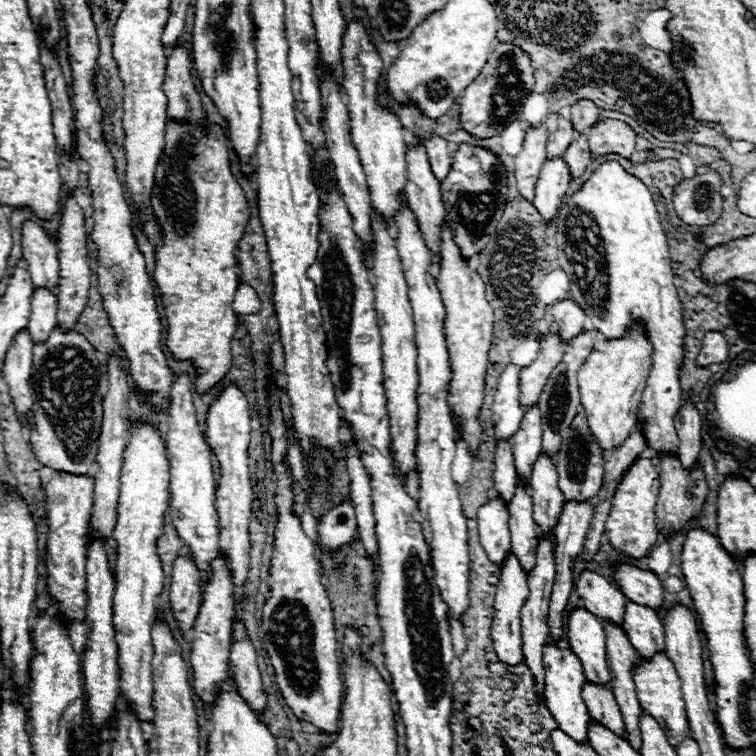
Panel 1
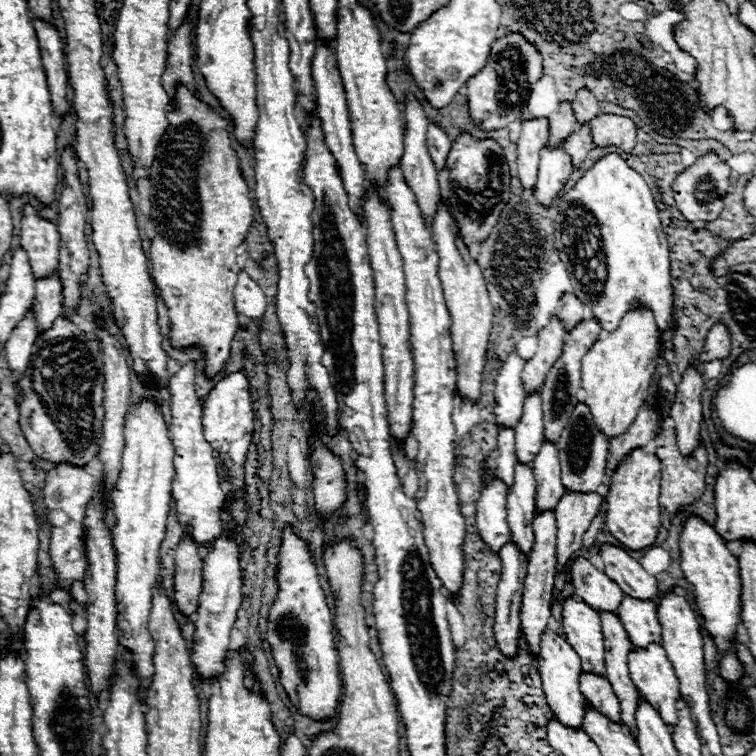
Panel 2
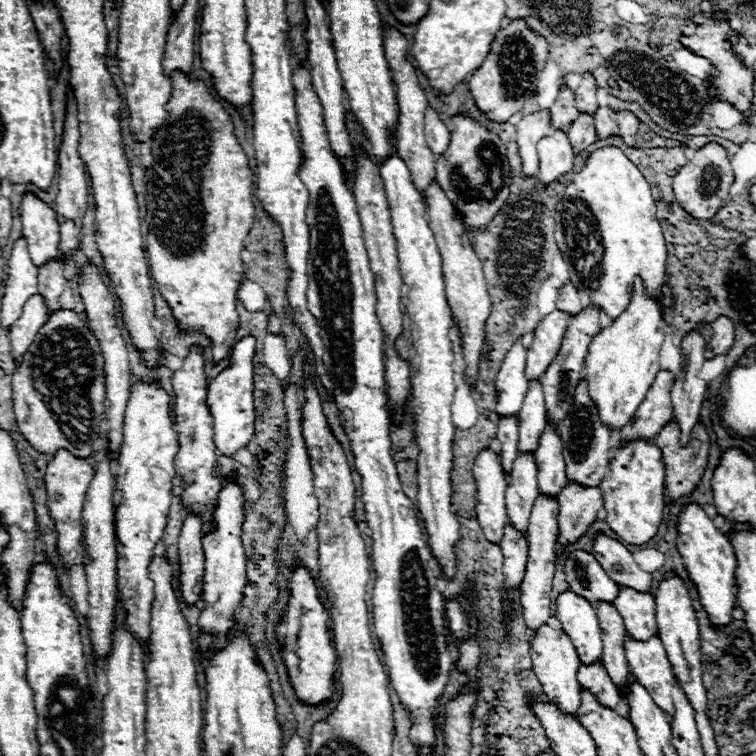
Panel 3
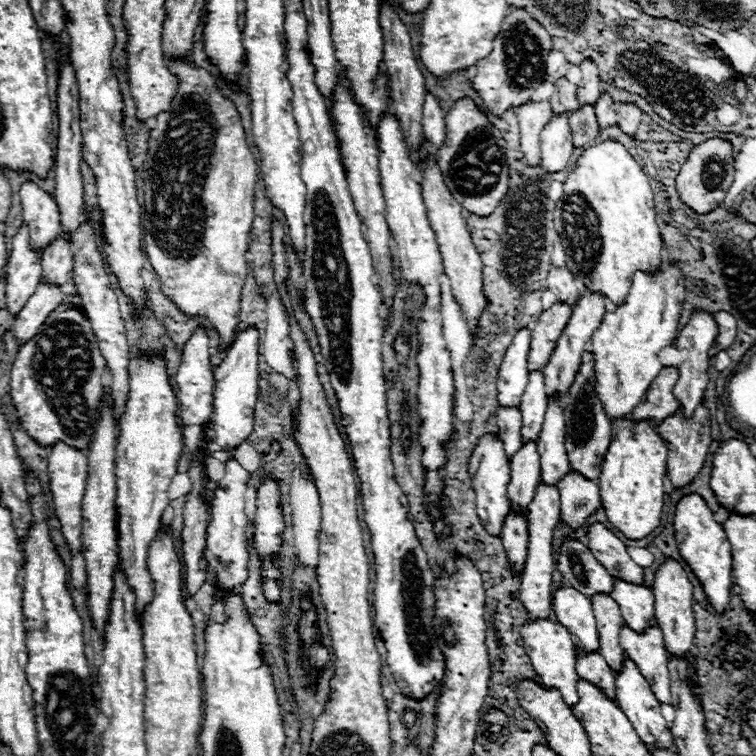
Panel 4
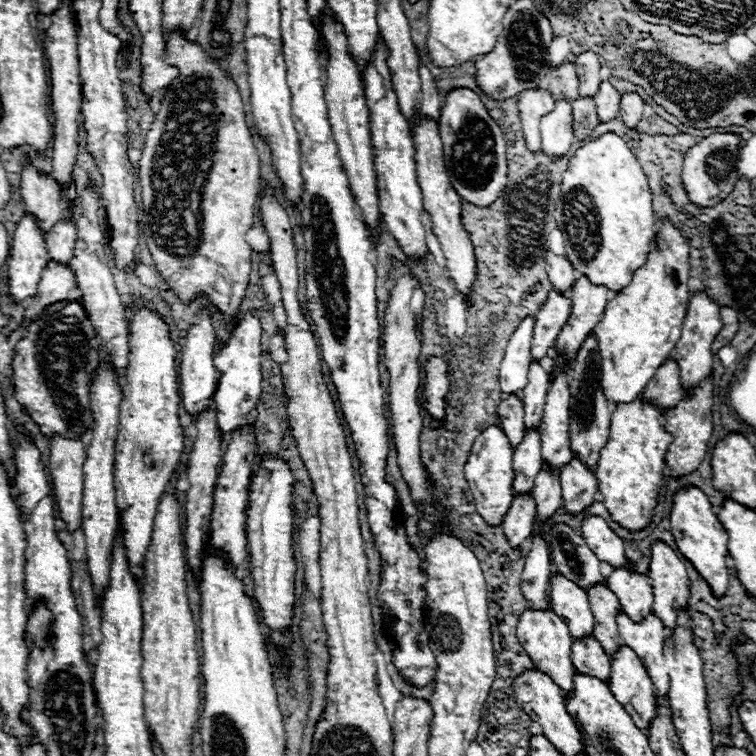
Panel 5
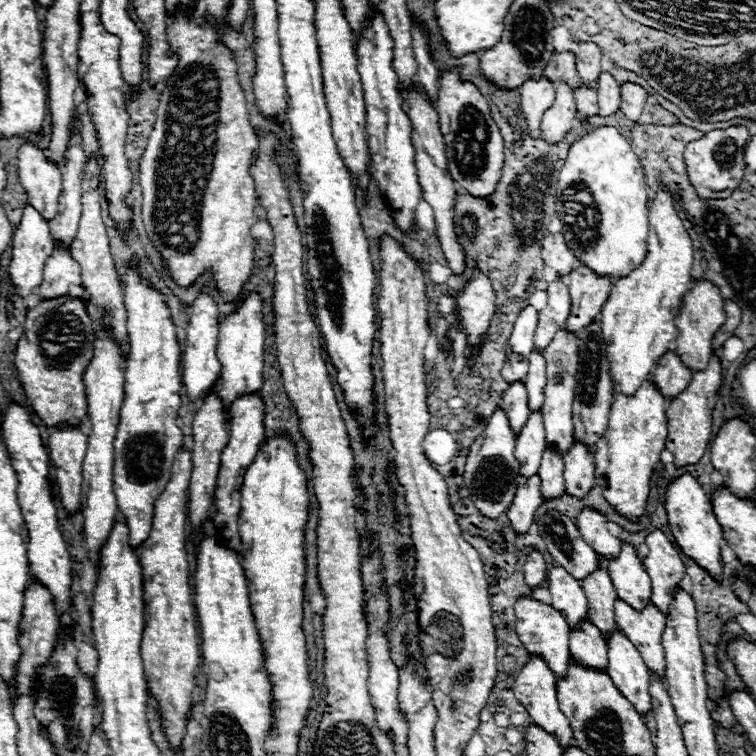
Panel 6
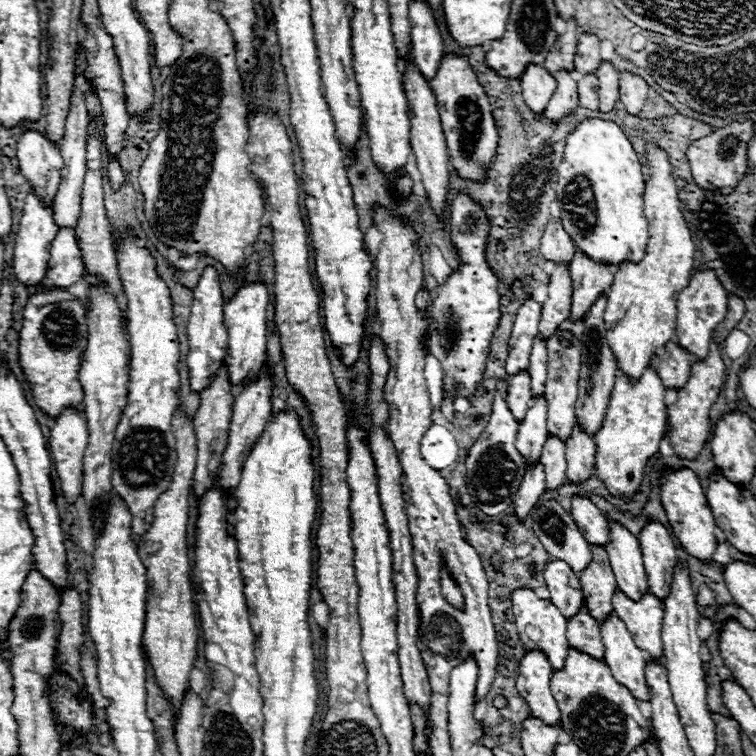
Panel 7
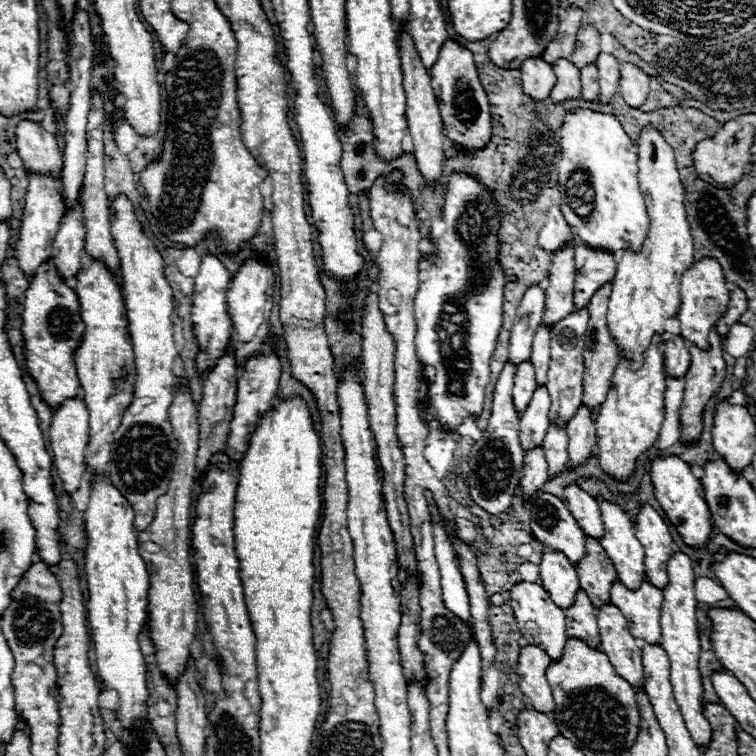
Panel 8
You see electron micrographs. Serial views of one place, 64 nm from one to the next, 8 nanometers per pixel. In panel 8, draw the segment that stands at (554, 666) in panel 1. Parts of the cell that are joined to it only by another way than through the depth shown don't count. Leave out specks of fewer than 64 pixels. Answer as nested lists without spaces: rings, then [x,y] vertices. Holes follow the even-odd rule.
[[[520,582],[520,584],[514,584],[512,586],[512,592],[510,592],[510,606],[514,610],[514,616],[516,616],[516,622],[520,626],[520,632],[524,636],[524,640],[528,644],[536,644],[536,646],[542,646],[542,650],[546,650],[546,654],[552,658],[552,660],[558,660],[562,650],[564,650],[564,644],[568,640],[568,634],[566,634],[566,624],[564,624],[564,610],[558,608],[548,592],[540,586],[540,584],[534,584],[534,582]]]

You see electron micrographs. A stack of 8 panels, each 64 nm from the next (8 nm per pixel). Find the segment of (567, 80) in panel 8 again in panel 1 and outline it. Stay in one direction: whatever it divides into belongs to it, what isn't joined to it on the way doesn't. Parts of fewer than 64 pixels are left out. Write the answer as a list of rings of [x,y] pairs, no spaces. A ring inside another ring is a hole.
[[[562,158],[544,160],[534,194],[534,206],[544,216],[544,220],[550,220],[558,212],[562,198],[566,196],[568,184],[570,184],[568,164]]]

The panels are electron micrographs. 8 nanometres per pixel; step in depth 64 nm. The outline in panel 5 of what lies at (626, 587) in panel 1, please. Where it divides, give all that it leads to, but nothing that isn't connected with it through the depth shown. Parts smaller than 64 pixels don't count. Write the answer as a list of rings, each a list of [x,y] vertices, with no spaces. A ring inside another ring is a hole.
[[[588,516],[582,520],[582,530],[580,534],[584,536],[586,544],[592,548],[592,552],[602,560],[608,562],[614,568],[620,568],[622,564],[628,562],[624,554],[624,542],[618,538],[606,524],[604,518],[600,516]]]

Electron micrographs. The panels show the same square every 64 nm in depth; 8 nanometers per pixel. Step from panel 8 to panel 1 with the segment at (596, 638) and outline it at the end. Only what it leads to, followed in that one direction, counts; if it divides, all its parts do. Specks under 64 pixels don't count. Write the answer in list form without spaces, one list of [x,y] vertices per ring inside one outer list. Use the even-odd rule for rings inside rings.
[[[586,680],[582,696],[584,696],[584,702],[588,704],[588,712],[592,718],[596,718],[598,722],[604,722],[604,726],[608,726],[614,734],[618,736],[624,734],[624,722],[622,722],[620,708],[608,686],[592,684],[590,680]]]

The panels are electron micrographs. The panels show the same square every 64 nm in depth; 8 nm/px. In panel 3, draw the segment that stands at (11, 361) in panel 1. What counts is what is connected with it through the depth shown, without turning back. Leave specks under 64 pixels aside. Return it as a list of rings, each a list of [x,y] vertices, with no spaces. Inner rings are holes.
[[[42,294],[30,296],[28,304],[22,310],[22,316],[10,328],[12,356],[16,362],[20,362],[22,354],[28,350],[28,346],[32,344],[38,330],[46,324],[46,320],[48,320],[48,308],[46,308],[44,296]]]

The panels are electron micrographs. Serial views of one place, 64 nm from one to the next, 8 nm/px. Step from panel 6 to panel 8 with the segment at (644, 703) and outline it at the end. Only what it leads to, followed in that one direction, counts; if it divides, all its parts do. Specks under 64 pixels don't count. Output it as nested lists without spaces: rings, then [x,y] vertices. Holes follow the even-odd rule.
[[[606,604],[596,610],[600,648],[612,660],[616,672],[626,678],[634,688],[644,684],[642,674],[642,648],[640,642],[630,634],[626,618],[614,604]]]

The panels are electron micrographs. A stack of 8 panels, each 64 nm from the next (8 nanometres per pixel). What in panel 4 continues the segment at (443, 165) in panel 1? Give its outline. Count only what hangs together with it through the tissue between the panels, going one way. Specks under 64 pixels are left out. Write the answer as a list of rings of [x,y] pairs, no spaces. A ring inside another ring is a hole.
[[[426,88],[424,104],[422,104],[422,126],[428,140],[432,140],[436,146],[442,146],[446,134],[444,134],[444,110],[440,102],[434,98],[434,94]]]

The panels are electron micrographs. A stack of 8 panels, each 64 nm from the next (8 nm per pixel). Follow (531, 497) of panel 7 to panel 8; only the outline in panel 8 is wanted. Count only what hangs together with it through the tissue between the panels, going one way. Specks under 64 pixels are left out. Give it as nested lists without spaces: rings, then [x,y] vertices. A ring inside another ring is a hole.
[[[542,446],[526,450],[524,470],[522,470],[522,488],[526,496],[532,496],[548,480],[548,462],[544,458]]]

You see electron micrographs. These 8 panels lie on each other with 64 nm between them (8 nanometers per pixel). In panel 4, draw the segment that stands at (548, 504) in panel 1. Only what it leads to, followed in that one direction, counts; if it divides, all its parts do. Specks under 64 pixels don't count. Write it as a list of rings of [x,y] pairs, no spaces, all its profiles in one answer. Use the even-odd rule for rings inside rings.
[[[548,398],[544,428],[540,430],[538,436],[540,472],[544,484],[556,484],[564,476],[564,472],[570,470],[564,436],[566,436],[564,408],[558,398]]]

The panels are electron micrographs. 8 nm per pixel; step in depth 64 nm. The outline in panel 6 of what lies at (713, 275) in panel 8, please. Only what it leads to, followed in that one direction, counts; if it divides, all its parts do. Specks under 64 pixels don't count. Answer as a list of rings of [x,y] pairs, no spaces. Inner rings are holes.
[[[694,280],[692,288],[684,294],[684,306],[680,310],[680,316],[676,316],[676,326],[680,336],[676,338],[676,354],[682,358],[682,362],[692,370],[704,370],[710,352],[712,352],[712,336],[718,332],[718,328],[724,324],[724,298],[720,296],[720,290],[712,286],[708,280]]]

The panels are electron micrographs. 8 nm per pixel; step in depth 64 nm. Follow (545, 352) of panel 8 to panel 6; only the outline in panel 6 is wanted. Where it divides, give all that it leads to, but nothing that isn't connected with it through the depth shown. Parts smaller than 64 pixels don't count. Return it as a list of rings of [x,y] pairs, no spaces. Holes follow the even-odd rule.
[[[532,352],[530,356],[530,370],[526,376],[528,388],[528,406],[530,410],[540,410],[544,402],[544,386],[546,386],[546,360],[542,352]]]

